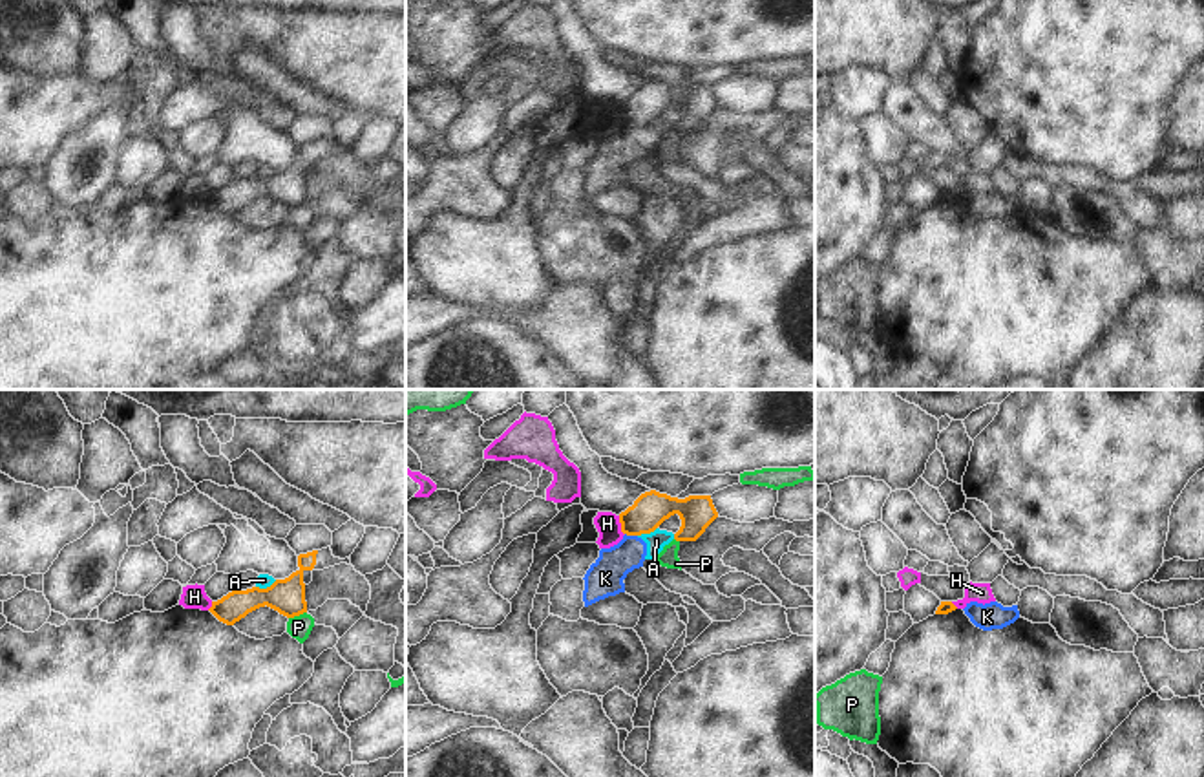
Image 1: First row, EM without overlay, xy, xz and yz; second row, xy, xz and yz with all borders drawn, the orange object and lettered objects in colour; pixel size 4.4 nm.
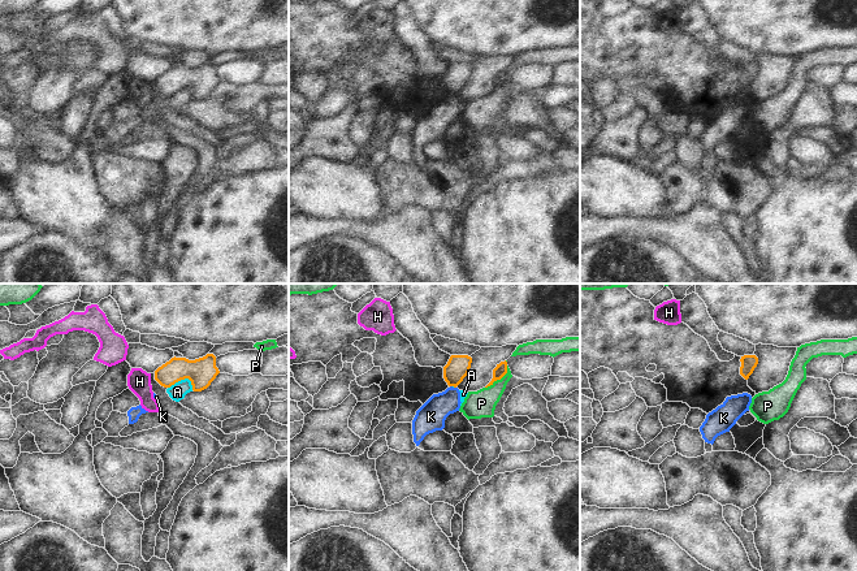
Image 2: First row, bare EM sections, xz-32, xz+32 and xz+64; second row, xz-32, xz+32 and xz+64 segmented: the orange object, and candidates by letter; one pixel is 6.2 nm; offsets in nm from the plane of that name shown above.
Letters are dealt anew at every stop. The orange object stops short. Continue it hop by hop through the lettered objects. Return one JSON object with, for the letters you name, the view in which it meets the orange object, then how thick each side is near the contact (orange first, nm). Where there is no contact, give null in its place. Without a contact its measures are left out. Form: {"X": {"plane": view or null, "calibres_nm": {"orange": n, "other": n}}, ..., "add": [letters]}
{"add": []}

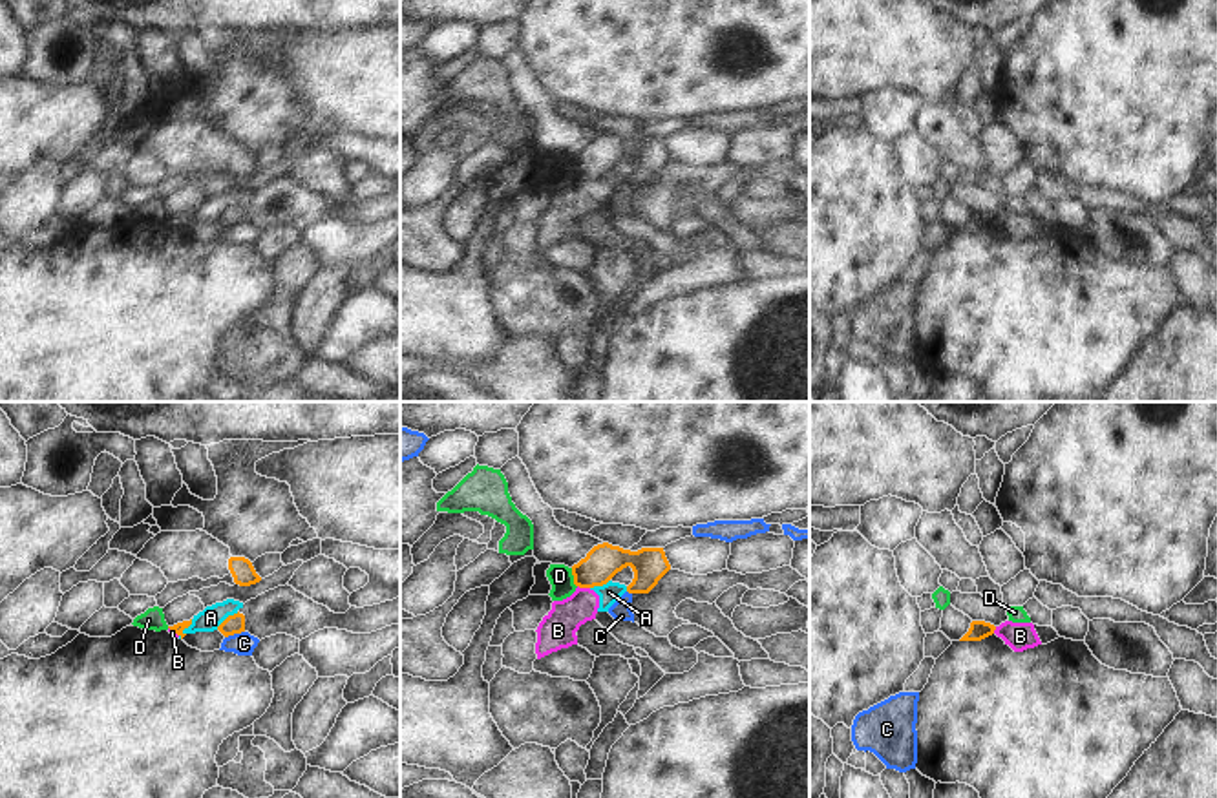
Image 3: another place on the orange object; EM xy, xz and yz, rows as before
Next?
{"add": []}

